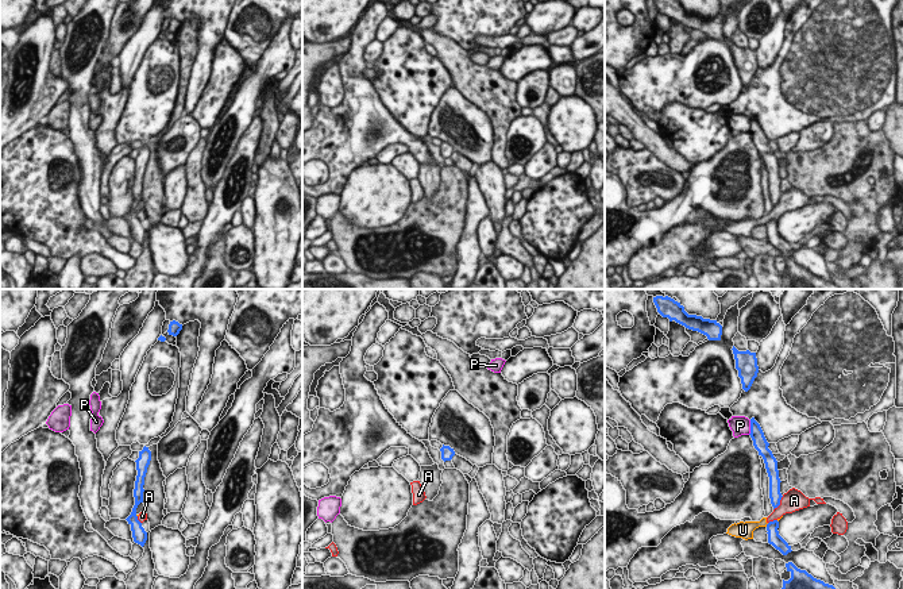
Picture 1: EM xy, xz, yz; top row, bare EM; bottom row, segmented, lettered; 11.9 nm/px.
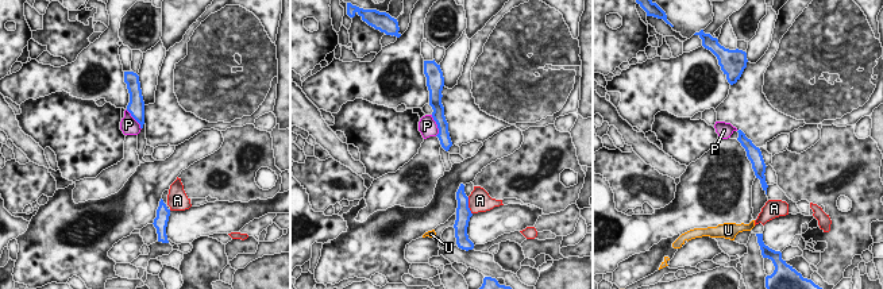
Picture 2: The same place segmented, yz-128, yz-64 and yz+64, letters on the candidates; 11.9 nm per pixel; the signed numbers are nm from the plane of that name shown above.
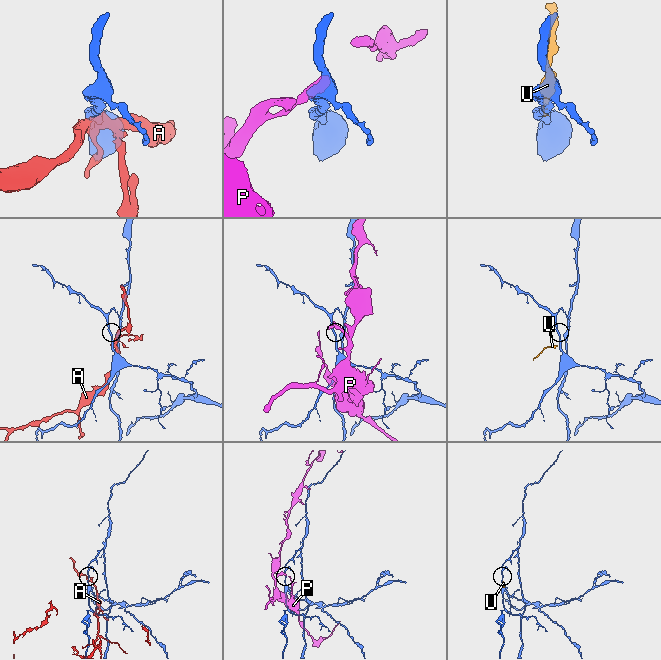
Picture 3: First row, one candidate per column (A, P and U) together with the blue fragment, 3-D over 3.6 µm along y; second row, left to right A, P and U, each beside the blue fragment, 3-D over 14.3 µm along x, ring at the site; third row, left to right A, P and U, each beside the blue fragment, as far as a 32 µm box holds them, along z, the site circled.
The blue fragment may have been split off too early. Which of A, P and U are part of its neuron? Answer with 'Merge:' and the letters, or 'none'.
Merge: none

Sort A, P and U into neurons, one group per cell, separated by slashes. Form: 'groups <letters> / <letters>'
groups A U / P

